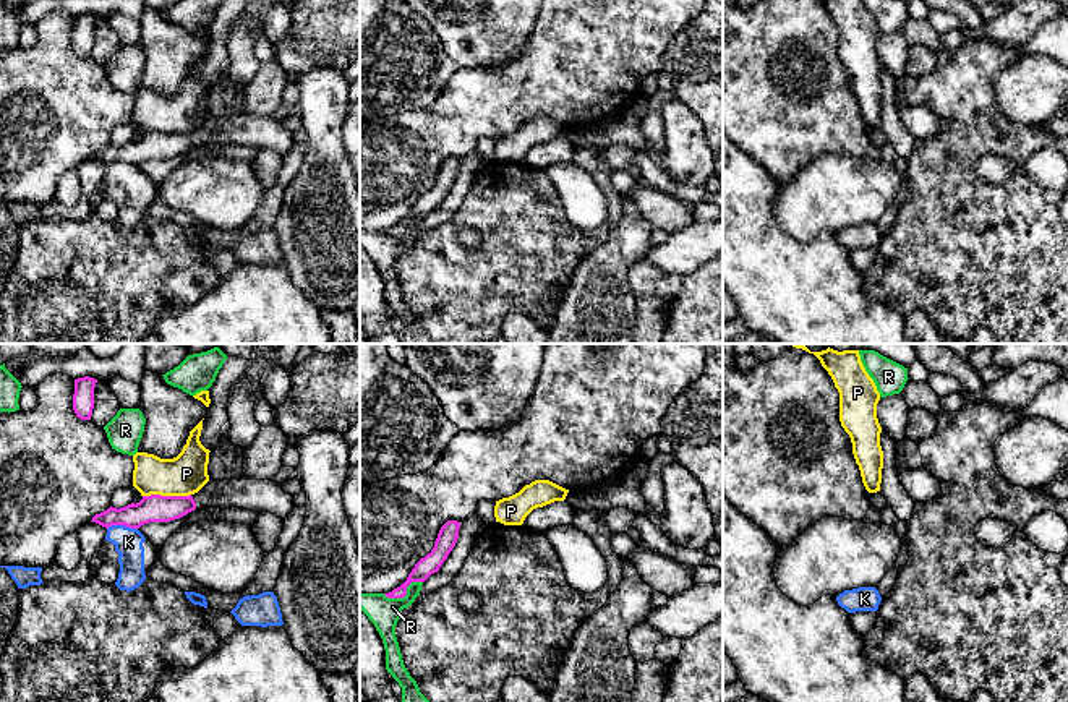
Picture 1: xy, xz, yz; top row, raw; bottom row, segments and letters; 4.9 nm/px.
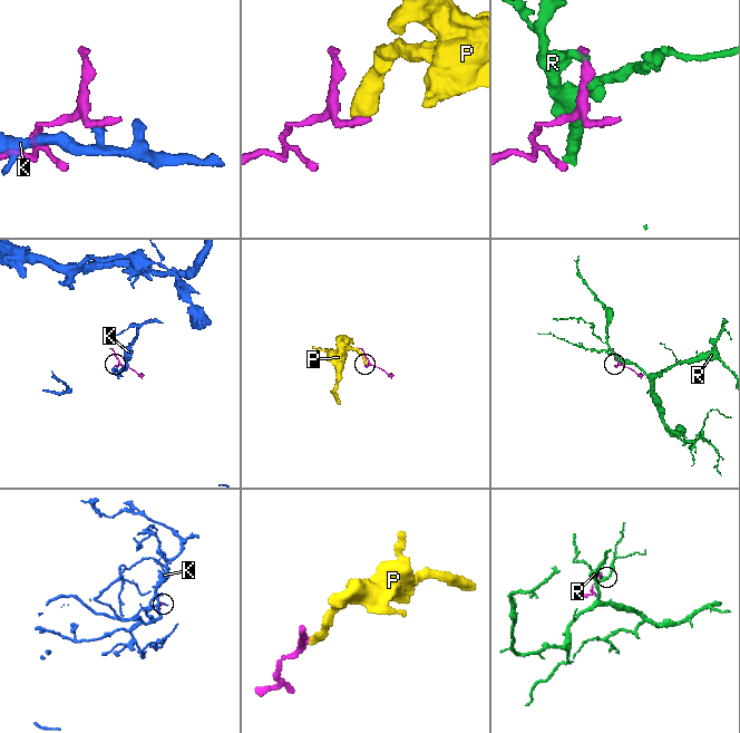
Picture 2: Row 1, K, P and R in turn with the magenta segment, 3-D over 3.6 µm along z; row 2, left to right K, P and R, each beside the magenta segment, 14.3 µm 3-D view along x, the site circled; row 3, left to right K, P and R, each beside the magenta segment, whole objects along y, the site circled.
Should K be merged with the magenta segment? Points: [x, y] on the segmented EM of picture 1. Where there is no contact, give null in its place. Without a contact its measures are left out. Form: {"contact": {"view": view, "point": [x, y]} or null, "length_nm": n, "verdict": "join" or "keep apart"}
{"contact": {"view": "xy", "point": [122, 524]}, "length_nm": 150, "verdict": "keep apart"}

